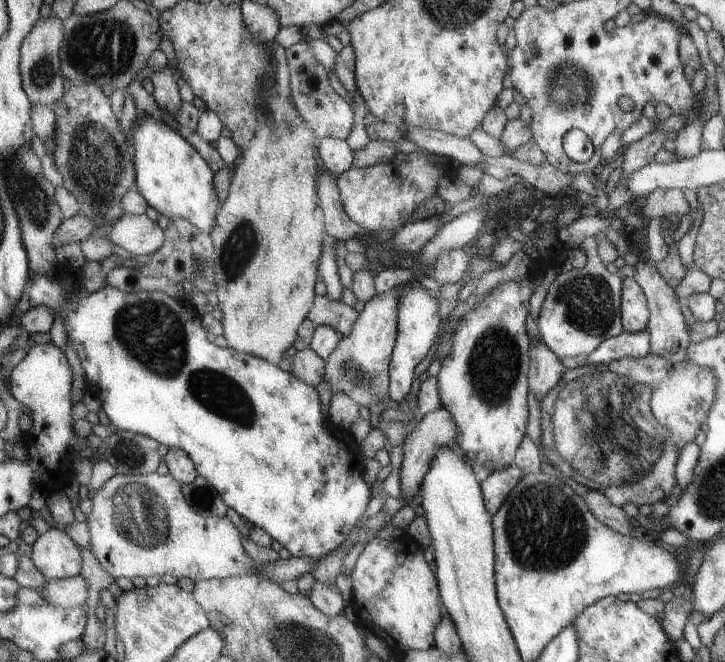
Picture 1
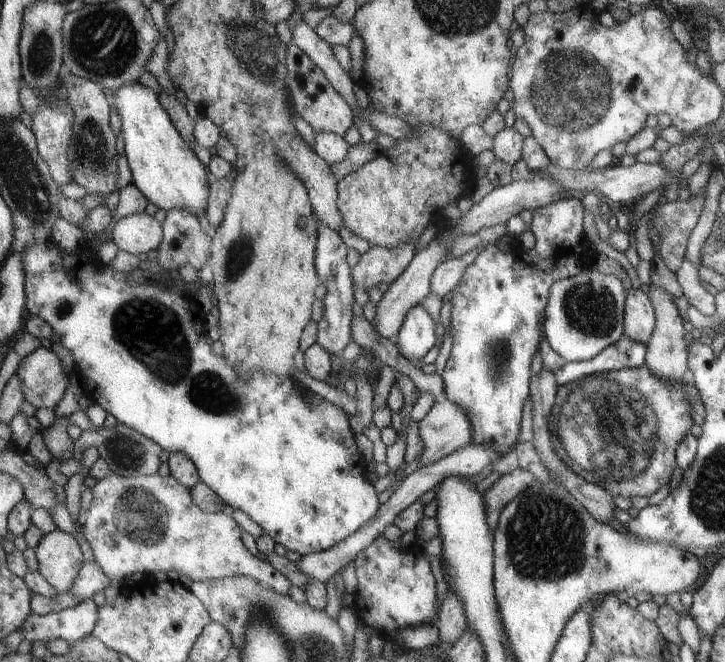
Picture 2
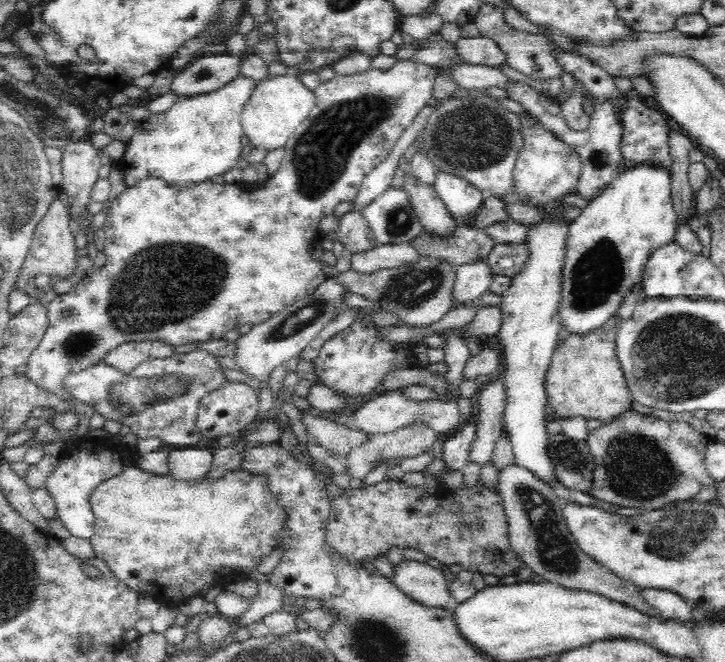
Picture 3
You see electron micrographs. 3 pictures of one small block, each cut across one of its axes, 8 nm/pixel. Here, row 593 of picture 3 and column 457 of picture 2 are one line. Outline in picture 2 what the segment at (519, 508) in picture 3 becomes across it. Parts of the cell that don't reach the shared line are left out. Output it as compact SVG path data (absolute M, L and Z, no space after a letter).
M452 590L447 592L442 603L441 617L436 625L439 629L439 642L453 645L466 632L466 614L462 600L458 600L458 594L452 594Z

